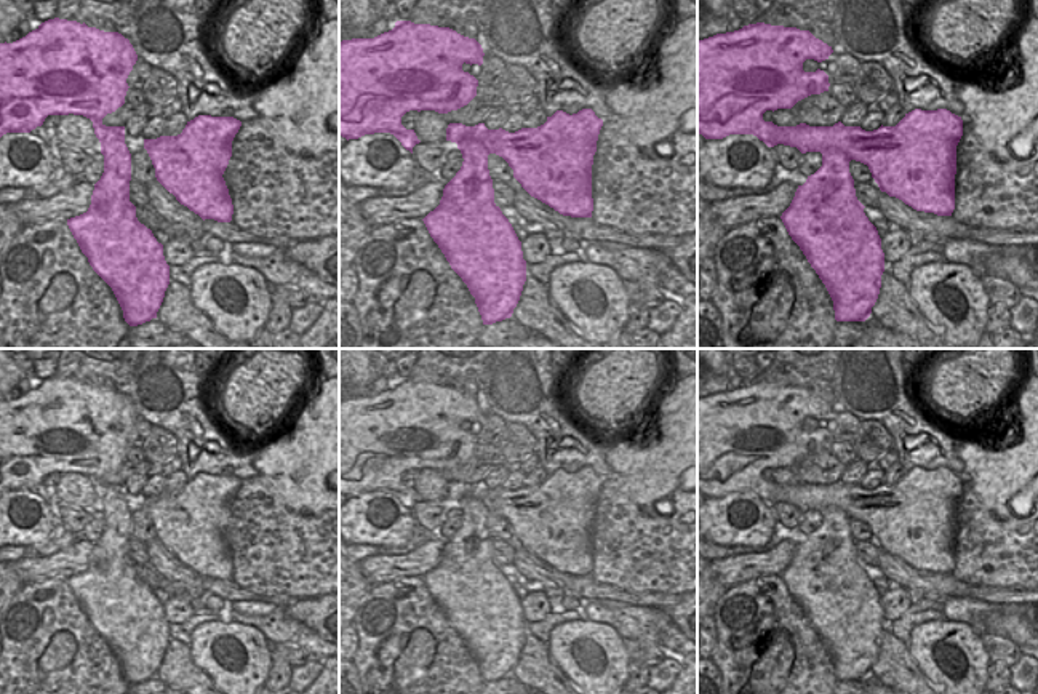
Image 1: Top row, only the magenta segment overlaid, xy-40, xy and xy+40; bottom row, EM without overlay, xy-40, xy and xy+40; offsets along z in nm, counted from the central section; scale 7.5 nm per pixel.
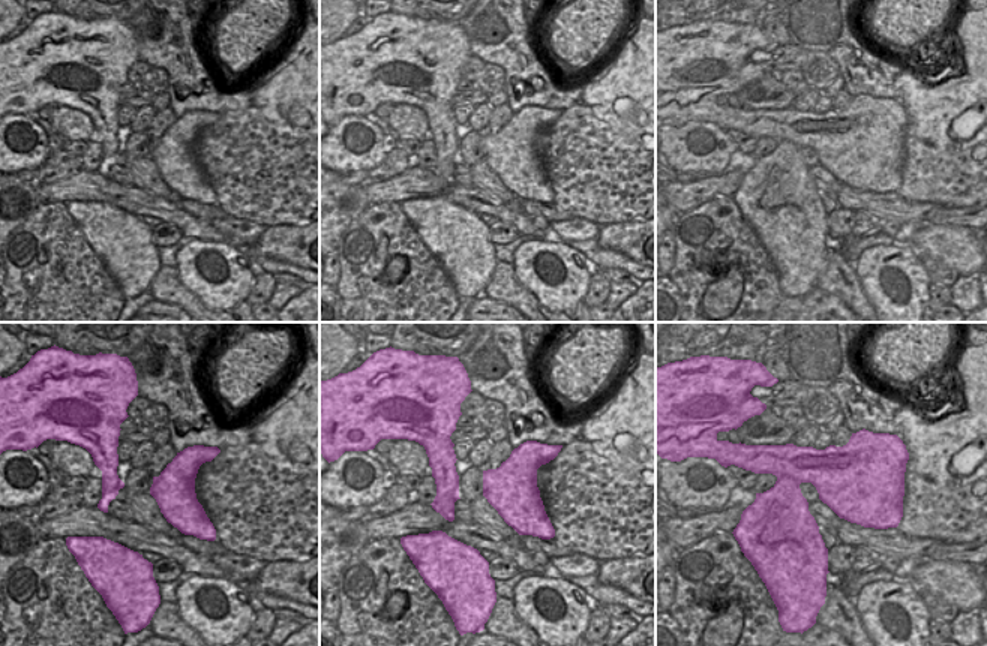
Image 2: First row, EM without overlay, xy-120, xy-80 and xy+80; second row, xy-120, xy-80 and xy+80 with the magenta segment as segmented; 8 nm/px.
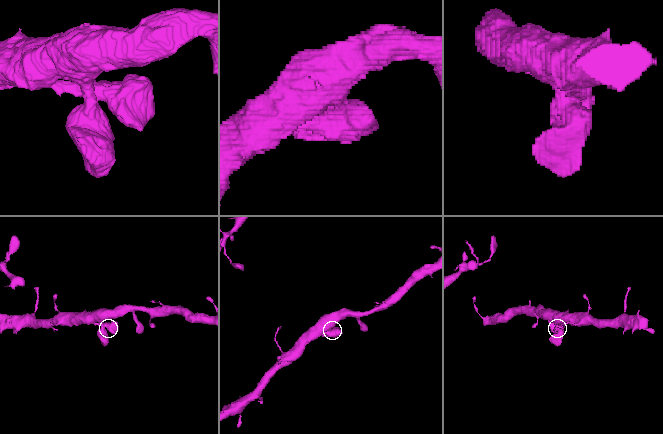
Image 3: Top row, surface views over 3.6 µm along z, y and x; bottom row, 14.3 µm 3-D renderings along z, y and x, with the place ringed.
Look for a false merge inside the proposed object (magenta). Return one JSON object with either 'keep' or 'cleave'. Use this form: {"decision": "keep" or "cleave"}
{"decision": "keep"}

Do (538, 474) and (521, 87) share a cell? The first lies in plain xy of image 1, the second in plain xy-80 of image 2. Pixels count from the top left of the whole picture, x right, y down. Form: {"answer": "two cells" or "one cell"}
{"answer": "two cells"}

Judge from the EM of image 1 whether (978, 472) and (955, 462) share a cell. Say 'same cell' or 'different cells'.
different cells

